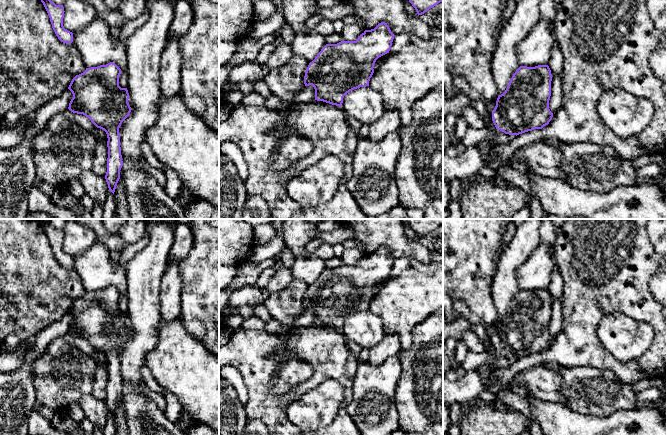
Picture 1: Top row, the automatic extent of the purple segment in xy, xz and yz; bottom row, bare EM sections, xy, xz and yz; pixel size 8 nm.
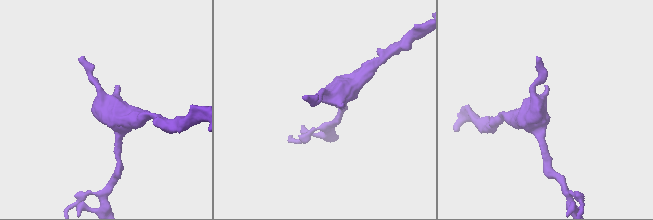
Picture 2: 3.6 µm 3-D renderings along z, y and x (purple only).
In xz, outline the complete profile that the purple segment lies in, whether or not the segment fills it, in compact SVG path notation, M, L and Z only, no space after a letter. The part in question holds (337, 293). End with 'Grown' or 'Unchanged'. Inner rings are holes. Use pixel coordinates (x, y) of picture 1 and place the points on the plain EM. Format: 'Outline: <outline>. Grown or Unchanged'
Outline: M381 246L374 253L365 254L356 265L326 268L309 287L304 300L305 310L314 311L315 324L341 331L347 317L369 310L376 284L389 277L394 260L387 247Z. Unchanged

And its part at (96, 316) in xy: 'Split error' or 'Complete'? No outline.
Complete

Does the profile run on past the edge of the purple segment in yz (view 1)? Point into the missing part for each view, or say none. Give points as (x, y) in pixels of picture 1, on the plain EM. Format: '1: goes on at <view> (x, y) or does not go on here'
1: does not go on here

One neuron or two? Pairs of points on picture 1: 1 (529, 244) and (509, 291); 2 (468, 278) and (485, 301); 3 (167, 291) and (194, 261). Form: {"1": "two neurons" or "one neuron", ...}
{"1": "one neuron", "2": "one neuron", "3": "two neurons"}

